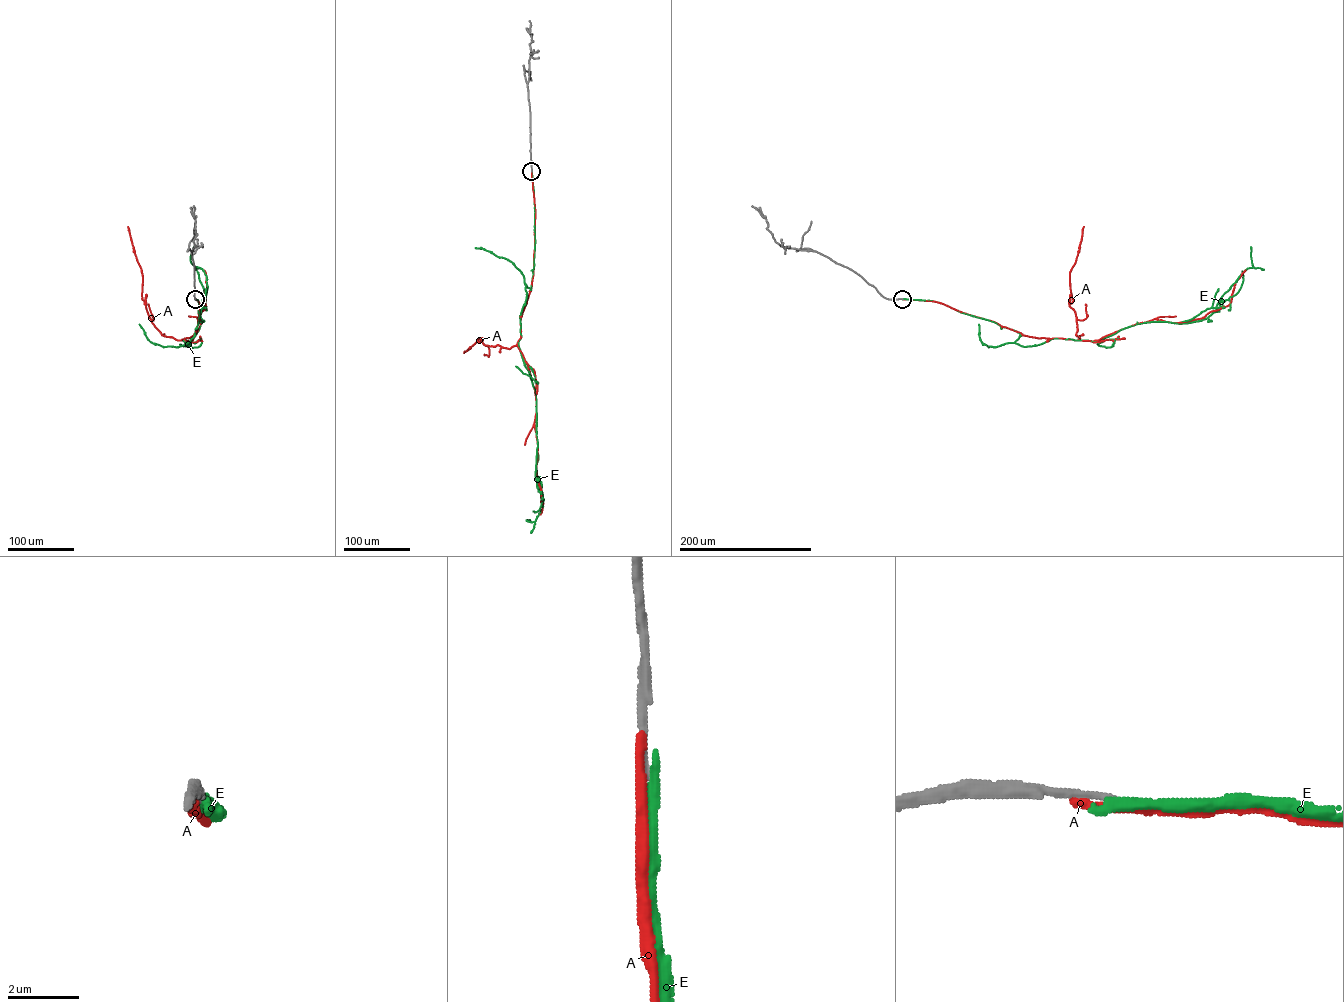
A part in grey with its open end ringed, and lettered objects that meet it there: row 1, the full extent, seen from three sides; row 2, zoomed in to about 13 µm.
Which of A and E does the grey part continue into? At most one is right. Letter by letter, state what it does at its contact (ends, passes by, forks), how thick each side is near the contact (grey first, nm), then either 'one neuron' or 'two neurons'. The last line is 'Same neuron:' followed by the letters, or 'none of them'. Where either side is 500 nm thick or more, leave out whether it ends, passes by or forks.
A: it ends; calibres 260 and 320 nm; two neurons
E: it ends; calibres 200 and 320 nm; one neuron
Same neuron: E

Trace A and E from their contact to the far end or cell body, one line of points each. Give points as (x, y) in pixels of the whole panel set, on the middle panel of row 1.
A: (531, 171), (535, 215), (533, 275), (516, 345), (529, 371), (536, 401), (535, 474), (542, 503), (540, 514)
E: (532, 171), (534, 268), (518, 345), (535, 389), (535, 476), (543, 499), (530, 519)

